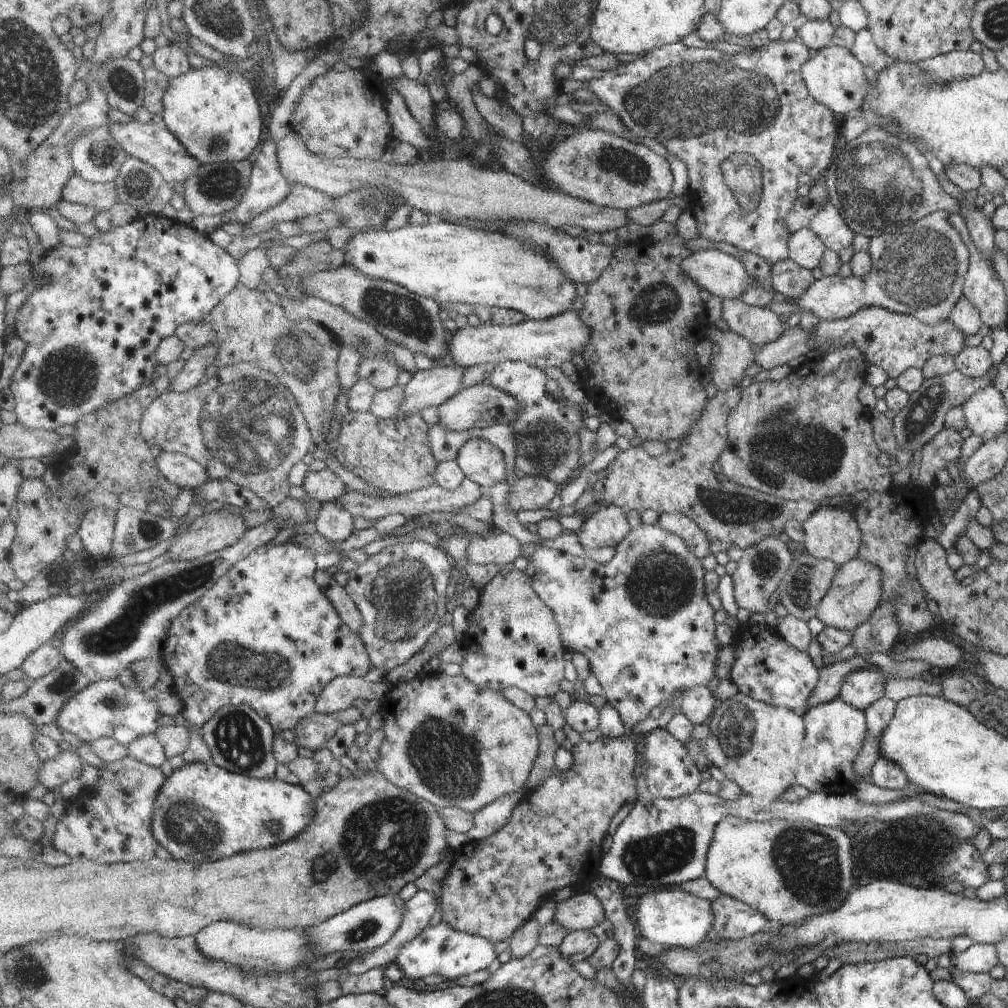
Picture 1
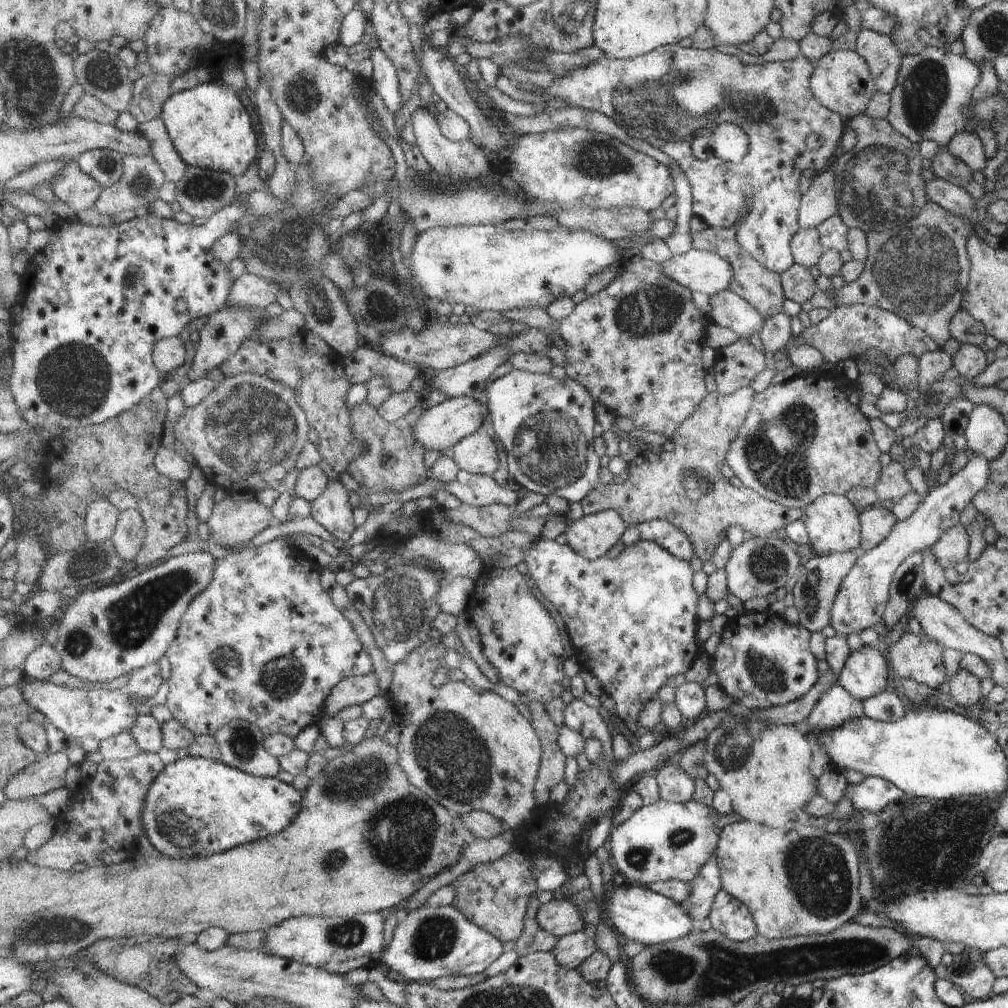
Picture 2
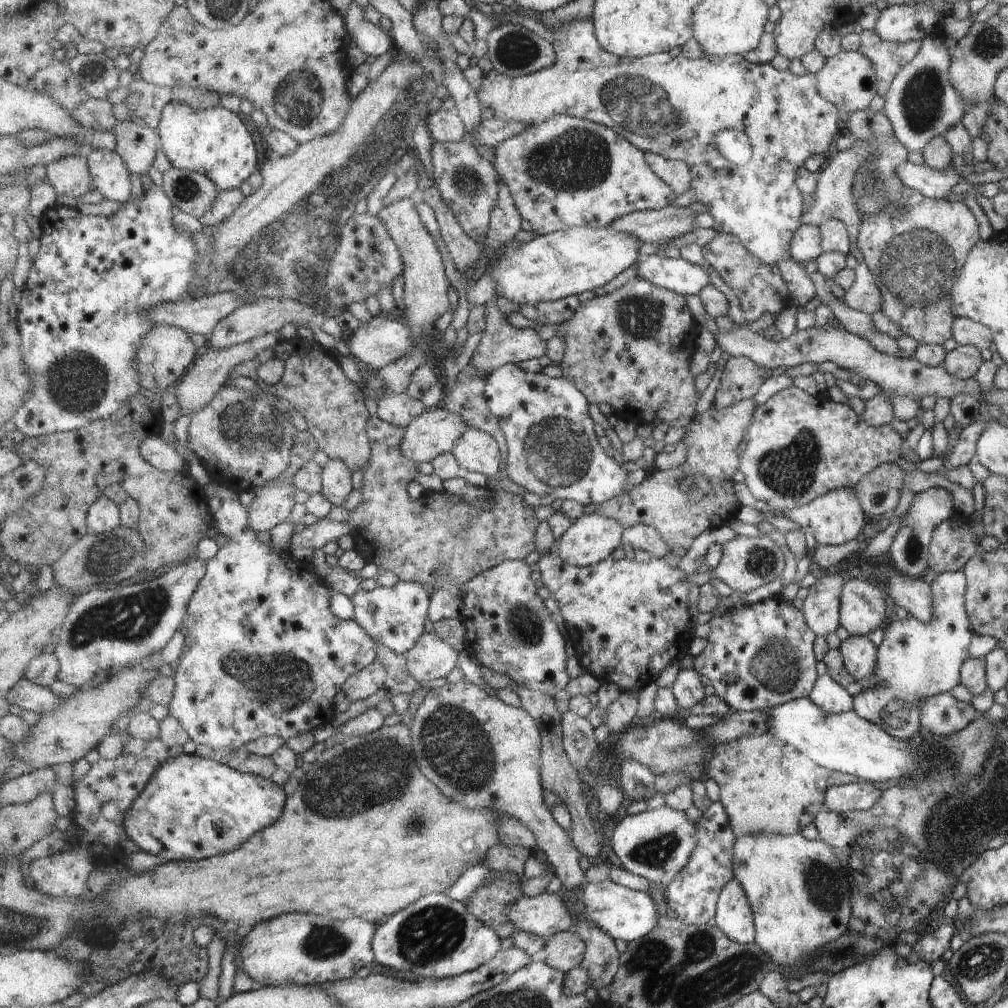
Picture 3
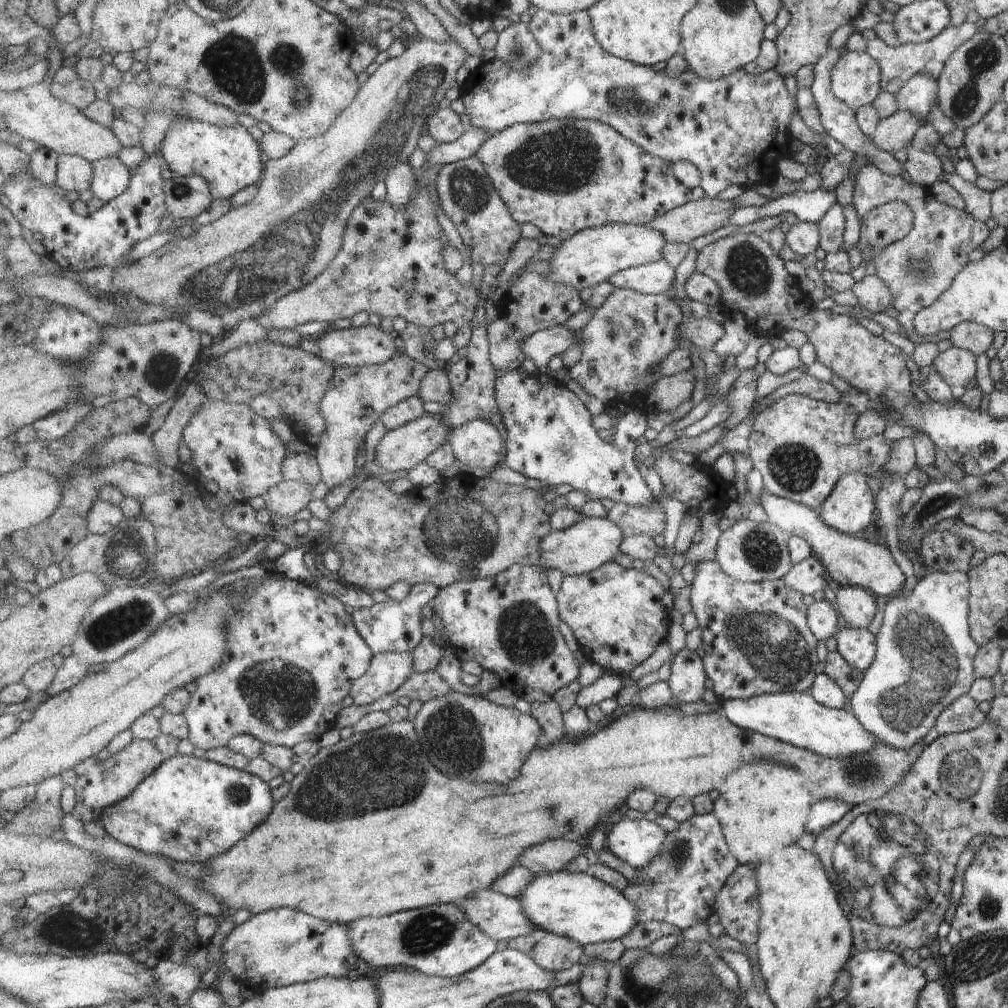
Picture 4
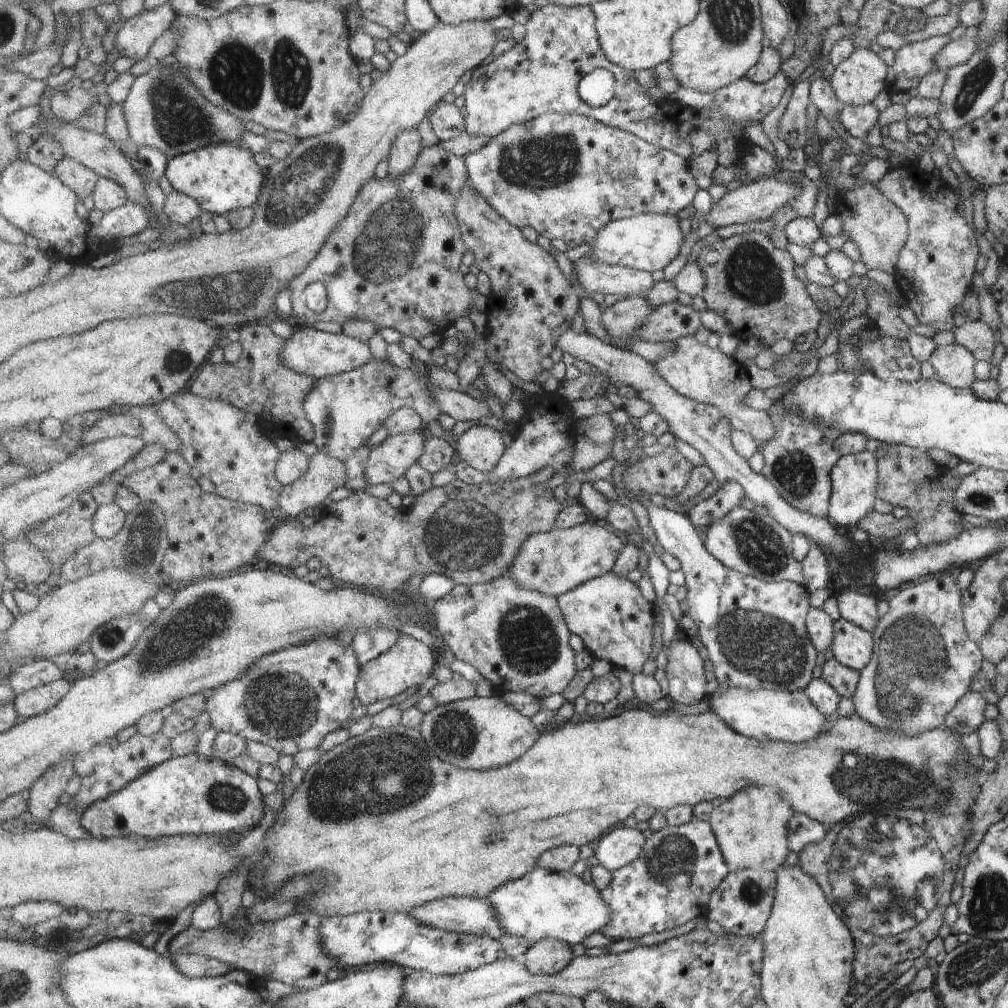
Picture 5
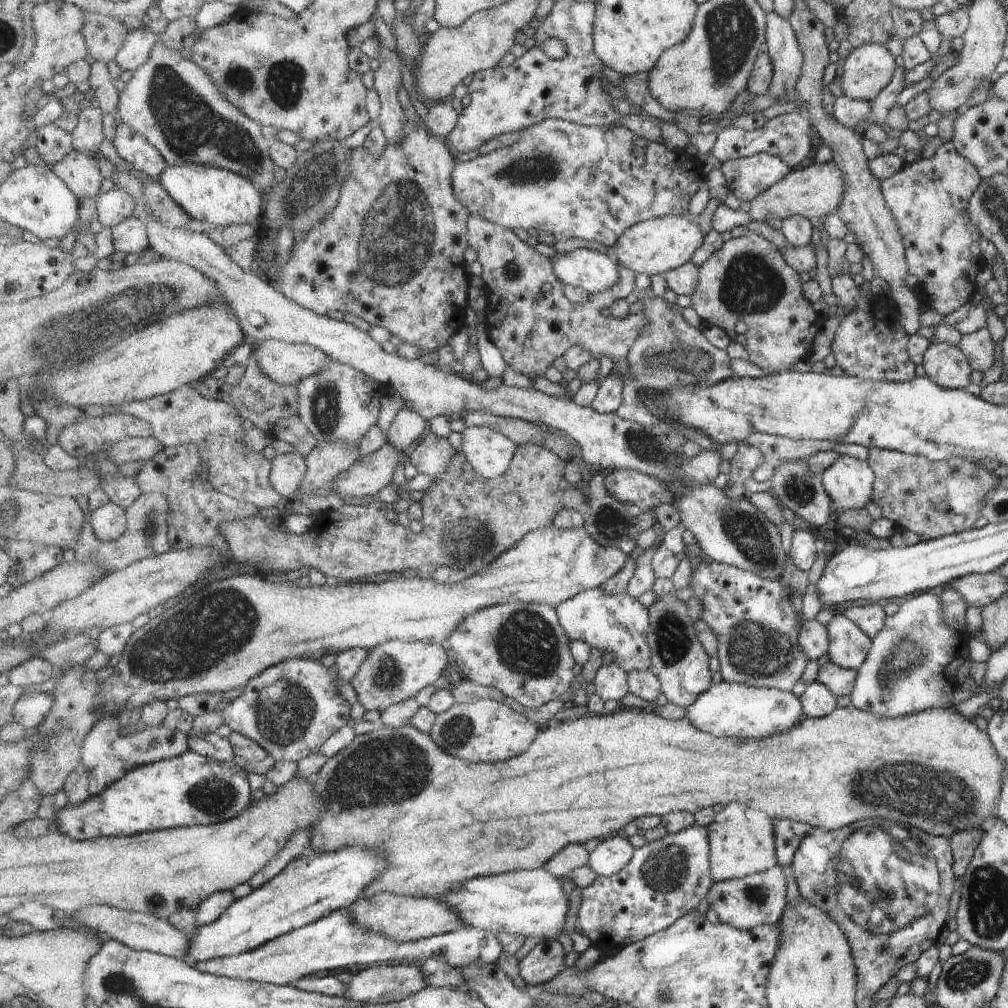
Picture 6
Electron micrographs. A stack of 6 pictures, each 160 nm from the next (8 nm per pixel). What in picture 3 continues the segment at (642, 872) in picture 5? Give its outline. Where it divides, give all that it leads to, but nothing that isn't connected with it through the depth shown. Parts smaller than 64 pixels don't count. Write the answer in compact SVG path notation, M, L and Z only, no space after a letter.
M719 802L710 803L696 824L699 825L699 831L696 832L696 850L678 877L666 886L666 896L668 906L678 915L677 918L688 925L699 926L714 917L720 891L735 875L732 872L732 846L735 843L735 836L725 808Z

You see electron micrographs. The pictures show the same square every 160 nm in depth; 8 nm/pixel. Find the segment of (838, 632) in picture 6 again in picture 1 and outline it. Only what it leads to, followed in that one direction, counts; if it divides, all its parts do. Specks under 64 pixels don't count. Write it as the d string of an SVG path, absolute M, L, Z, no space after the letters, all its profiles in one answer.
M857 669L842 680L838 696L853 708L865 710L877 699L884 698L886 680L875 669Z

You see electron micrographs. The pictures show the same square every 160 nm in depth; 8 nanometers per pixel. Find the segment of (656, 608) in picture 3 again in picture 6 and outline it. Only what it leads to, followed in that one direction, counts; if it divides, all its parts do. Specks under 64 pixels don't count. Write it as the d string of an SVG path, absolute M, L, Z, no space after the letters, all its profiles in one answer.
M602 587L580 592L577 596L556 606L561 626L571 640L581 640L599 650L611 651L615 662L628 673L649 671L652 666L652 650L648 643L651 624L650 609L627 593L610 595Z

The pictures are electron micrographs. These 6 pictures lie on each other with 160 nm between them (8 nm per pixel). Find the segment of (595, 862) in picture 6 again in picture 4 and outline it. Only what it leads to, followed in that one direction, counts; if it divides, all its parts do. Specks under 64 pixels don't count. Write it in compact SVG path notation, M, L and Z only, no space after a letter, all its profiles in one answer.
M623 817L621 821L612 826L612 829L605 836L605 846L614 855L617 855L623 862L634 866L636 869L648 867L657 855L665 850L665 839L668 839L668 832L661 826L657 826L654 821L645 819L629 820Z

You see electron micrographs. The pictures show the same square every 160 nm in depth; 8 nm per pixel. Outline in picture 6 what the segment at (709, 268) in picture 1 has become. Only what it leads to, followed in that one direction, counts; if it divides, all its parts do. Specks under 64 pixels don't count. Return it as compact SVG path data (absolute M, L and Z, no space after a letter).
M580 248L557 255L551 260L556 275L564 284L579 286L588 293L597 294L620 282L618 260L611 254Z

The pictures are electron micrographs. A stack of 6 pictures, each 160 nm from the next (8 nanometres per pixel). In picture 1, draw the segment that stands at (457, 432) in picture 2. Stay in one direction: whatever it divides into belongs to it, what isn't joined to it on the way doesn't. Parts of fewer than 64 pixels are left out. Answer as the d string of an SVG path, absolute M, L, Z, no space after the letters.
M473 385L461 389L455 396L447 400L445 404L438 406L439 420L450 431L465 431L472 428L484 429L493 425L512 425L520 415L520 401L513 395L503 392L501 389L490 385Z

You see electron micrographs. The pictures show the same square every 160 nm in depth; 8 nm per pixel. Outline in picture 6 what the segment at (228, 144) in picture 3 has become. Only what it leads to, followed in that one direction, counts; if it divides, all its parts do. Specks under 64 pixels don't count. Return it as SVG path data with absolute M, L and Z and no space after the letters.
M187 163L181 166L168 166L159 180L175 202L193 219L222 227L261 225L264 198L247 177L209 165Z

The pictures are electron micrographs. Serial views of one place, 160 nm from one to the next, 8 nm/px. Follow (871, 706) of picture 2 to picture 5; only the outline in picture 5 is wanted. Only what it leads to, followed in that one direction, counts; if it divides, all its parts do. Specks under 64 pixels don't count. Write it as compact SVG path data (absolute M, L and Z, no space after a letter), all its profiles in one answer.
M943 574L930 577L909 588L897 590L888 602L888 611L870 632L872 653L869 662L859 671L852 694L854 713L866 723L882 731L914 735L943 726L944 716L970 690L973 674L980 669L982 656L978 646L967 636L962 621L960 590L954 579Z

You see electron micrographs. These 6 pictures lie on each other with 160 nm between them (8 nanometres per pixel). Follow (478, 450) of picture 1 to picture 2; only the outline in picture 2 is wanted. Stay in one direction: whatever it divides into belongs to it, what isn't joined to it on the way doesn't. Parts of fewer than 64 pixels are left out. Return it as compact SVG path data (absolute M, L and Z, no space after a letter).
M482 431L456 444L450 455L467 472L492 476L500 467L500 452L496 442Z

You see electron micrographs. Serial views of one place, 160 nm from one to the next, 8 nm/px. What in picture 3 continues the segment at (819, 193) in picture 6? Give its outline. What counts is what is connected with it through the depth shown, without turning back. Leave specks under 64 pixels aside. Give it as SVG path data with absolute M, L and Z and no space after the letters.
M669 205L664 209L632 212L609 227L636 236L642 243L659 246L697 230L697 215L691 208Z

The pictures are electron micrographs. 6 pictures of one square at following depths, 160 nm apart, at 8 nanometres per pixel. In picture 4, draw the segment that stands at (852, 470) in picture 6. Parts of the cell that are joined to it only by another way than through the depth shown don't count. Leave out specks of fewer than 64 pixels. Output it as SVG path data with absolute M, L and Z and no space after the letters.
M853 471L841 475L822 502L819 518L840 533L859 536L877 510L868 485L868 475Z

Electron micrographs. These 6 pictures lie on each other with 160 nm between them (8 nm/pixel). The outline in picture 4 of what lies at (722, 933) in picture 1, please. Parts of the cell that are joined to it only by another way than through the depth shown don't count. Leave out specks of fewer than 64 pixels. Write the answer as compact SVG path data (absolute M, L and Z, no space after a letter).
M739 865L716 895L714 912L719 919L718 923L721 924L725 935L737 940L741 945L753 944L759 938L759 896L760 886L757 884L753 868L749 865Z

